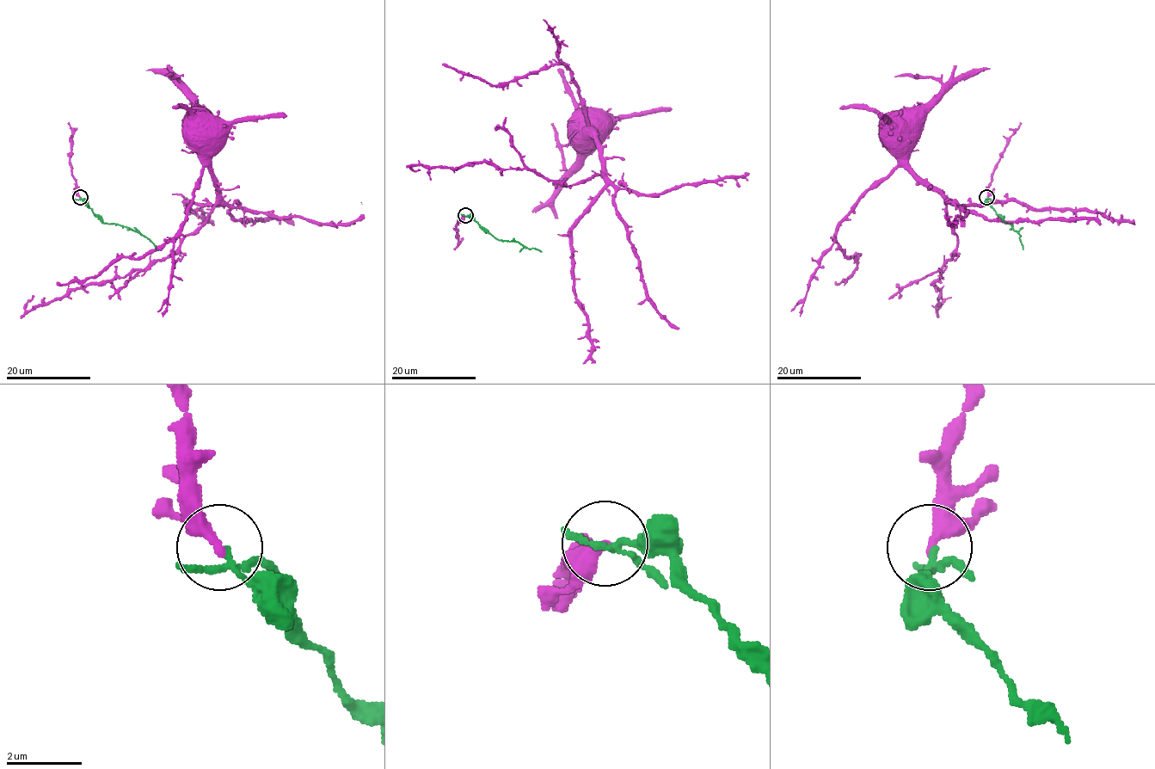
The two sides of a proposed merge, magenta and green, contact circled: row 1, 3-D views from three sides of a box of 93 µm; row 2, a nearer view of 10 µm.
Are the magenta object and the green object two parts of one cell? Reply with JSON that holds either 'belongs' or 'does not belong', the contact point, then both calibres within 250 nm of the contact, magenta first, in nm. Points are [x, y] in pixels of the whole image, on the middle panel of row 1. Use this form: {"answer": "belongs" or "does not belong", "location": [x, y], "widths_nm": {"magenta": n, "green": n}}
{"answer": "does not belong", "location": [465, 215], "widths_nm": {"magenta": 360, "green": 140}}

